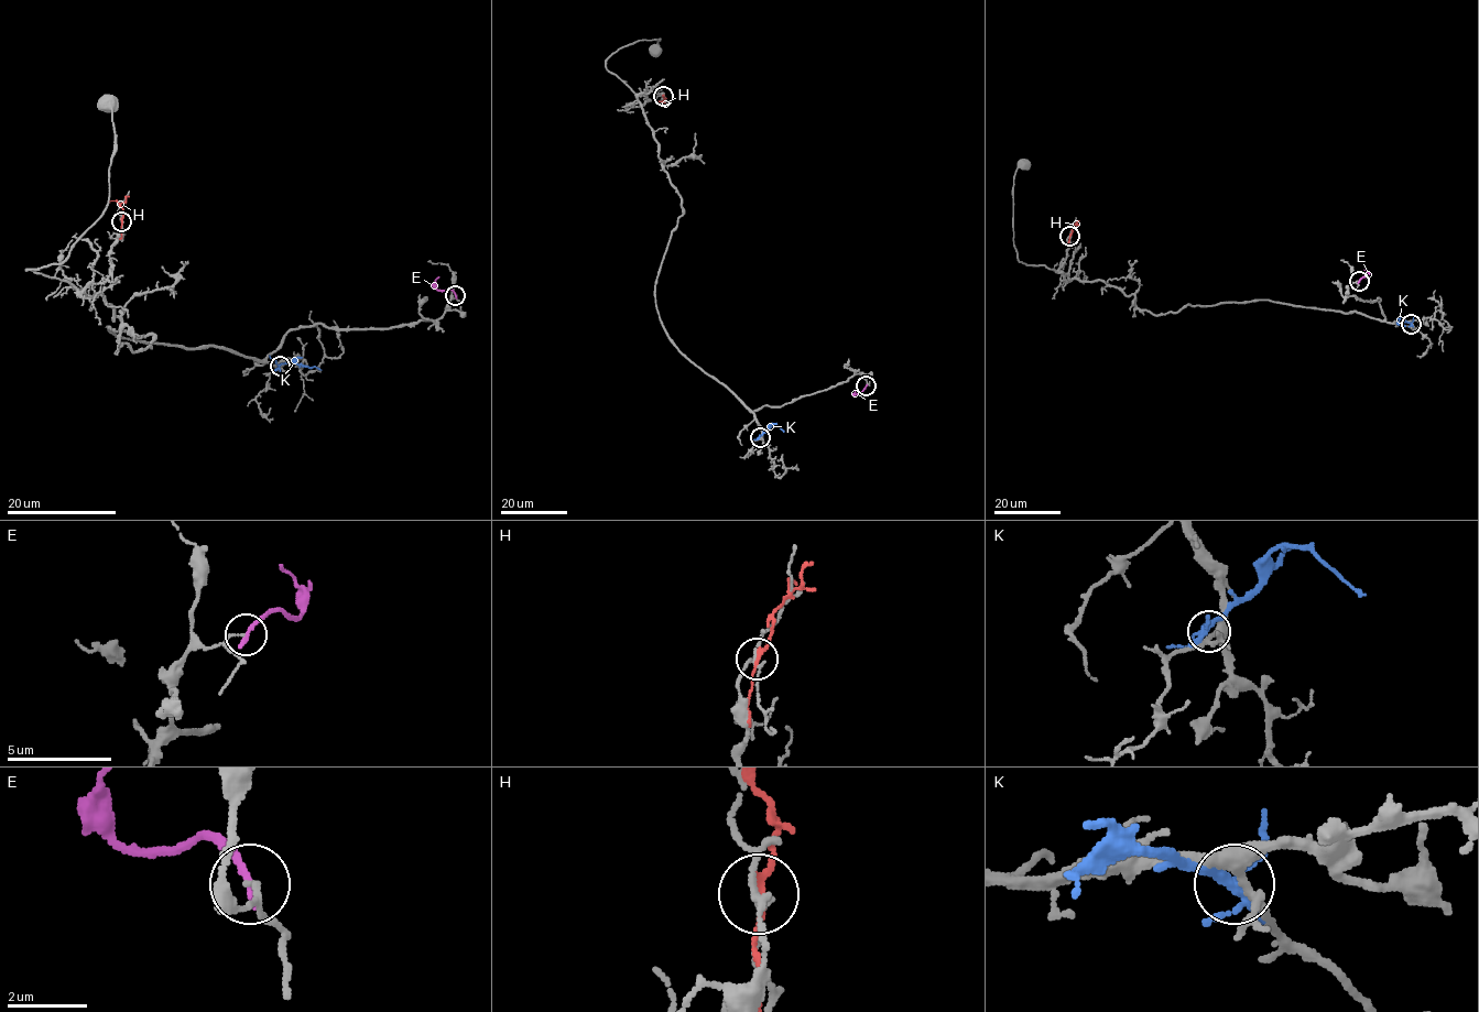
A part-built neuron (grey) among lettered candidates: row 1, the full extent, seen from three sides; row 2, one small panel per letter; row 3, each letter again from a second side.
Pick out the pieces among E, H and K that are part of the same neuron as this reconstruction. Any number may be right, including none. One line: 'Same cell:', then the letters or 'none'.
Same cell: none

